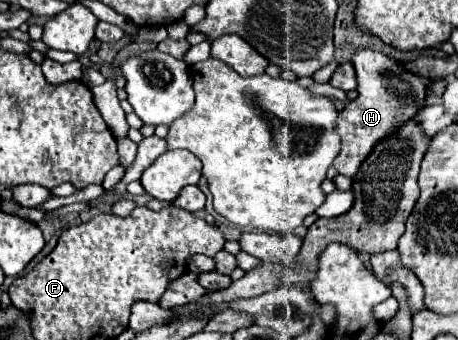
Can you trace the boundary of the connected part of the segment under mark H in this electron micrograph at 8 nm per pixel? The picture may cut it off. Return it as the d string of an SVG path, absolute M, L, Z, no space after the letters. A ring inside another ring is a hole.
M359 50L353 56L353 66L357 72L357 92L359 96L345 104L345 108L337 116L337 134L341 136L341 152L335 158L333 166L343 176L355 176L373 144L385 140L393 132L397 132L399 124L415 122L417 114L427 98L429 82L421 76L415 76L399 66L397 60L387 58L375 50Z

